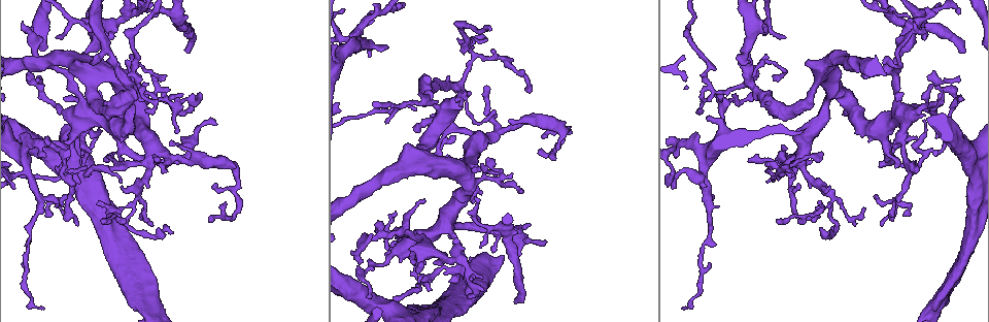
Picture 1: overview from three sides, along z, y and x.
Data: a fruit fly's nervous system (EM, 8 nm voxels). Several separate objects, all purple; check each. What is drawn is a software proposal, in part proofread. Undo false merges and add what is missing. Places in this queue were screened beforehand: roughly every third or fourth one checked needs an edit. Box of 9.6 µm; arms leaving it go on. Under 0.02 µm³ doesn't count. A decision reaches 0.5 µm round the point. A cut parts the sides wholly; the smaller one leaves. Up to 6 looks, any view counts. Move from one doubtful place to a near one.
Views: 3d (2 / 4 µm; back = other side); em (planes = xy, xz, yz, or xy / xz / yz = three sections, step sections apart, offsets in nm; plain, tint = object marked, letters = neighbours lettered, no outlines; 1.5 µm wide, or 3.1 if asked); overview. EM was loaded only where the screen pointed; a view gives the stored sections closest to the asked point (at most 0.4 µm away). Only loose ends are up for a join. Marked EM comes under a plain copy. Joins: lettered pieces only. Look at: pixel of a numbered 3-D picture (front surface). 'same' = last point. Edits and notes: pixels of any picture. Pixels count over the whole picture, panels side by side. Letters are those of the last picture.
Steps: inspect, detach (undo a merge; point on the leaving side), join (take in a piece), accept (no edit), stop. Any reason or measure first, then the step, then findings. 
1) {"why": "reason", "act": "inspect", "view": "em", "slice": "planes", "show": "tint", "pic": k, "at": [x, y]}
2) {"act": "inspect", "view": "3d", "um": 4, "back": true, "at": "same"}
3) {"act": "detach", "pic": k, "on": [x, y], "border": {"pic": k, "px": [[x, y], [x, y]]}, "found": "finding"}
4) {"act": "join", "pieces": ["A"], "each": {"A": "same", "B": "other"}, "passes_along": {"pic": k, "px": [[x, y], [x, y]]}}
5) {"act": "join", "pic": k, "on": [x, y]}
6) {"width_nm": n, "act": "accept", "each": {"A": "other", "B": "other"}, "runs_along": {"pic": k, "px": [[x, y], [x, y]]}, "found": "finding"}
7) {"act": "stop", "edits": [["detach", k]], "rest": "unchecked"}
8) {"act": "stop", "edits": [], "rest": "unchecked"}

{"why": "an open end", "act": "inspect", "view": "em", "slice": "yz", "step": 4, "show": "letters", "pic": 1, "at": [959, 102]}

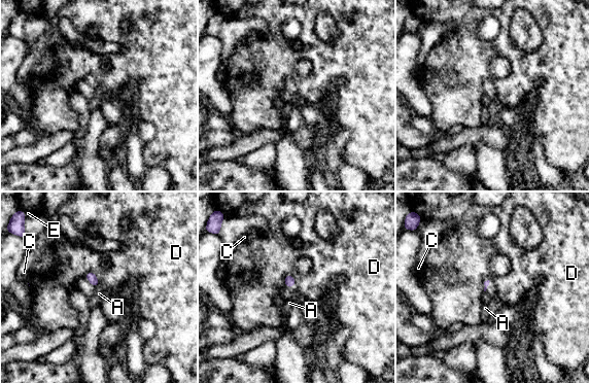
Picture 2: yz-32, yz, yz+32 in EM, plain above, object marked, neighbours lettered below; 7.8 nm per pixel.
{"act": "accept", "each": {"A": "other", "C": "other", "D": "other", "E": "other"}, "border": {"pic": 2, "px": [[84, 274], [92, 272], [99, 283]]}, "found": "no lettered piece goes on from it"}

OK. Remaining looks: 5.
{"act": "inspect", "view": "em", "slice": "yz", "step": 8, "show": "letters", "pic": 1, "at": [492, 252]}

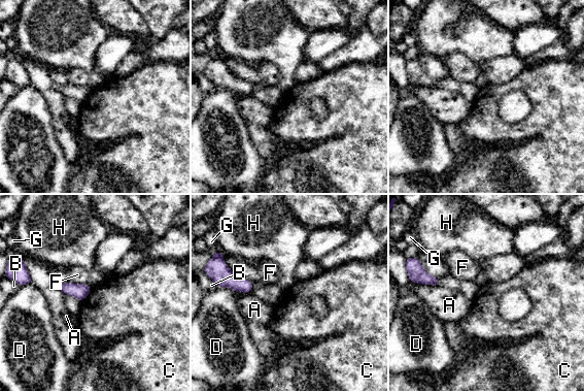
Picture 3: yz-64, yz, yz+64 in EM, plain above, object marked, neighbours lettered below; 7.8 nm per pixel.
{"longest_contact_nm": ["F", 190], "act": "accept", "each": {"A": "other", "B": "other", "C": "other", "D": "other", "F": "other", "G": "other", "H": "other"}, "border": {"pic": 3, "px": [[92, 288], [81, 301]]}, "found": "no lettered piece goes on from it"}

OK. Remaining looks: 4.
{"why": "thin end", "act": "inspect", "view": "em", "slice": "planes", "show": "letters", "pic": 1, "at": [225, 201]}

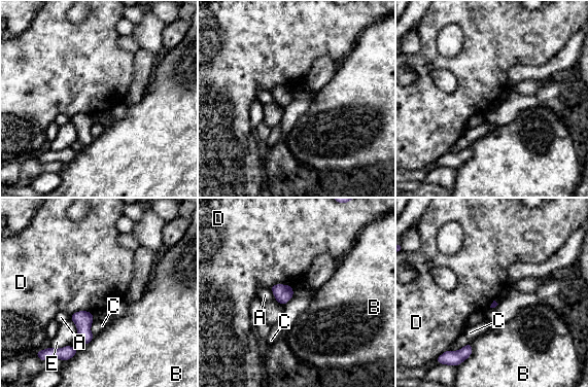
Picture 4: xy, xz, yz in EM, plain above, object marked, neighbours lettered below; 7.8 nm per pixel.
{"act": "accept", "each": {"A": "other", "B": "other", "C": "other", "D": "other", "E": "other"}, "border": {"pic": 4, "px": [[270, 286], [285, 284], [292, 288]]}, "found": "no lettered piece goes on from it"}

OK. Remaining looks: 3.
{"act": "stop", "edits": [], "rest": "unchecked"}

